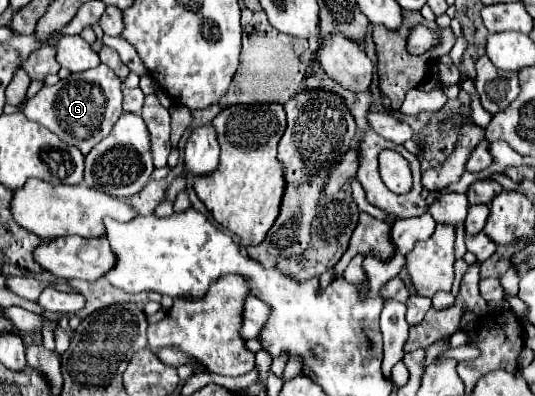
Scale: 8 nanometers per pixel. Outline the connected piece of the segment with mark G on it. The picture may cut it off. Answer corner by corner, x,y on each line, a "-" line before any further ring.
101,63
95,69
73,73
67,79
61,79
57,85
45,85
35,97
25,103
23,113
27,115
27,119
37,121
53,131
63,143
75,145
83,155
87,155
101,139
111,133
115,119
119,119
119,115
123,113
121,103
121,79

